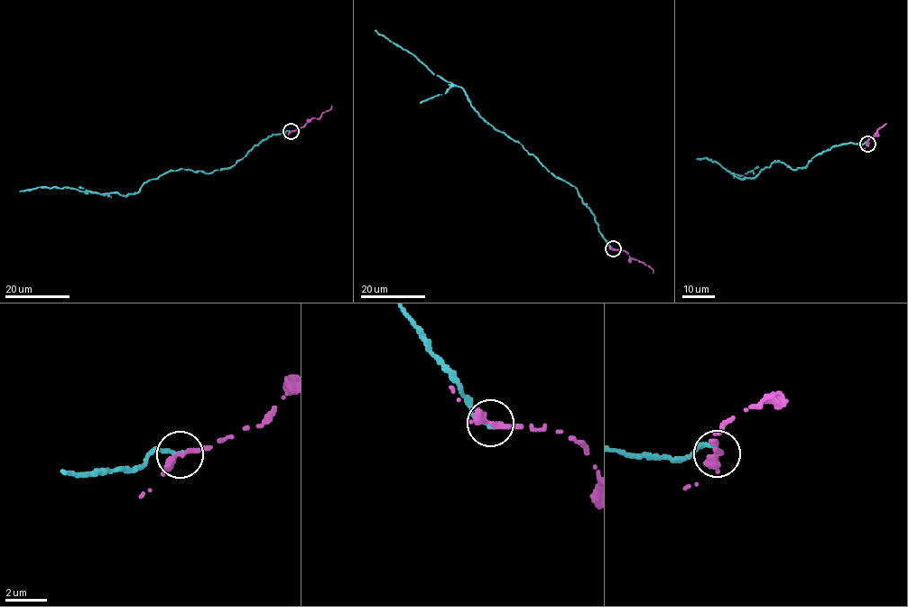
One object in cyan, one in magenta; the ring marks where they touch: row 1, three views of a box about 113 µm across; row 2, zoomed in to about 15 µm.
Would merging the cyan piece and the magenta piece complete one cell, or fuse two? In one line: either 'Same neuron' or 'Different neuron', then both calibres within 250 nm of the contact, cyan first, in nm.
Different neuron. Thickness 240 nm (cyan) against 320 nm

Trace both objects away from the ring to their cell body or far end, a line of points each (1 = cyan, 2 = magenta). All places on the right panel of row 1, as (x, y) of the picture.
1: (868, 144), (834, 145), (794, 170), (774, 161), (741, 179), (714, 161), (697, 159)
2: (867, 144), (867, 140), (886, 124)

